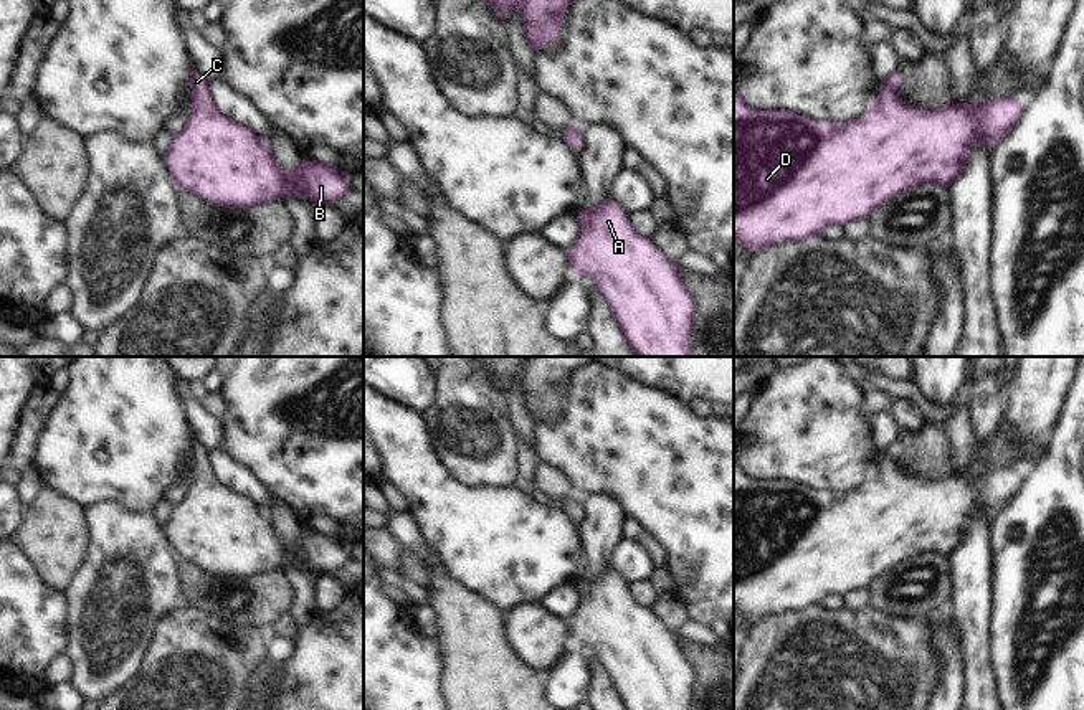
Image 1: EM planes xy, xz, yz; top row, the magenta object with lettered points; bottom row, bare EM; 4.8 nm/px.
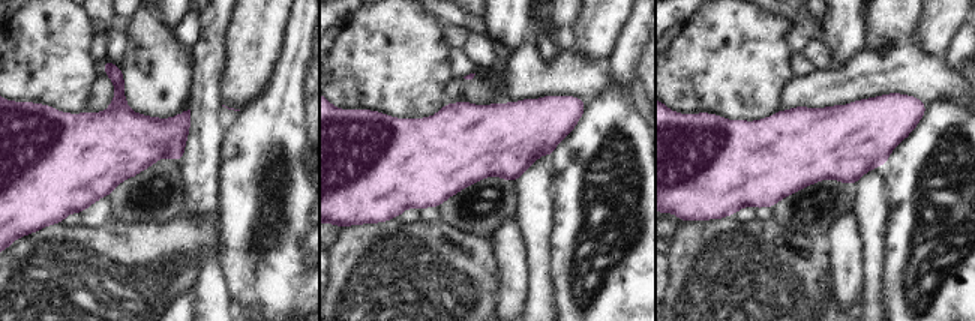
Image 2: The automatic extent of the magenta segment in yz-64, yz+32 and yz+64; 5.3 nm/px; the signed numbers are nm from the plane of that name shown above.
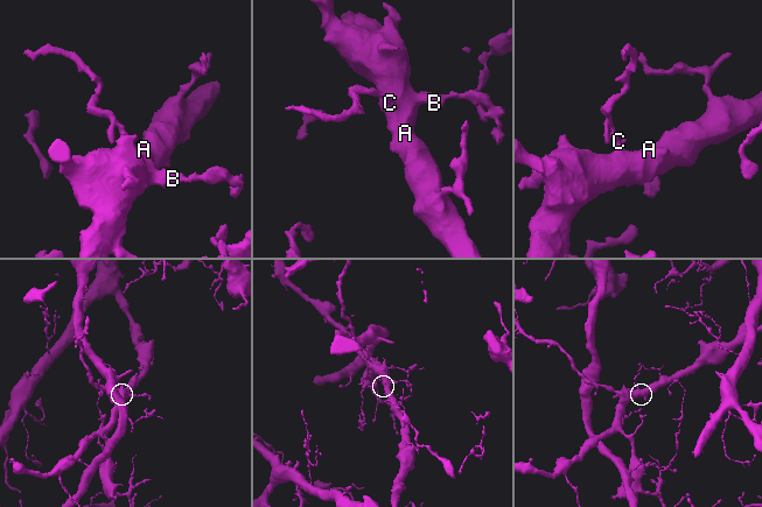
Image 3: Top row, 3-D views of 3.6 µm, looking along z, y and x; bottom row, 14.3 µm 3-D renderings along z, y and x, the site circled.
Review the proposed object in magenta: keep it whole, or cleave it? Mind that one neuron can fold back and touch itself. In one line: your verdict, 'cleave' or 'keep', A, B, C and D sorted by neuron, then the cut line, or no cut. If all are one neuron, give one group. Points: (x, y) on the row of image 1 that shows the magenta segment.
keep; A B C D; no cut

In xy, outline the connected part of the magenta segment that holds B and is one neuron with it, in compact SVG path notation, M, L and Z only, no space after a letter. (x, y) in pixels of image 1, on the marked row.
M190 68L192 112L162 157L177 190L223 208L283 201L289 193L334 206L350 190L349 172L314 159L286 175L258 135L212 106L208 83Z

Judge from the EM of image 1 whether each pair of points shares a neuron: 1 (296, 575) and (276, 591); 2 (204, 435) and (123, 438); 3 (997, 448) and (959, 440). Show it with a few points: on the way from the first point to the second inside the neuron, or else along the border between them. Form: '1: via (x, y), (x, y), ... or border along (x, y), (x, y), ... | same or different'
1: border along (283, 570), (293, 593), (290, 611) | different
2: border along (180, 398), (194, 436) | different
3: via (987, 449), (969, 449) | same

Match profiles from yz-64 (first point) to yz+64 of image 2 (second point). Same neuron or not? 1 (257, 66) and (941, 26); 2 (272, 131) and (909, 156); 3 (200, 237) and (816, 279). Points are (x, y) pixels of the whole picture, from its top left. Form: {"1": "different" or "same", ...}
{"1": "same", "2": "same", "3": "same"}

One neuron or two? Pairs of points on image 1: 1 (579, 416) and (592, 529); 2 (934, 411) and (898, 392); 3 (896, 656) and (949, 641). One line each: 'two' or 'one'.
1: two
2: one
3: two

